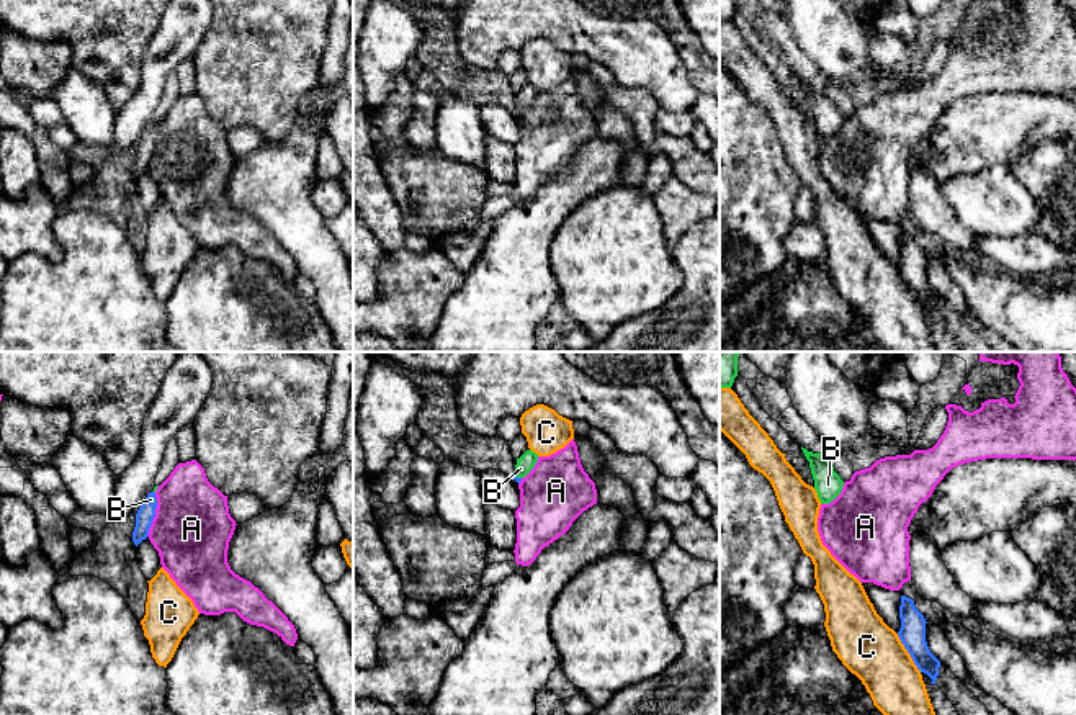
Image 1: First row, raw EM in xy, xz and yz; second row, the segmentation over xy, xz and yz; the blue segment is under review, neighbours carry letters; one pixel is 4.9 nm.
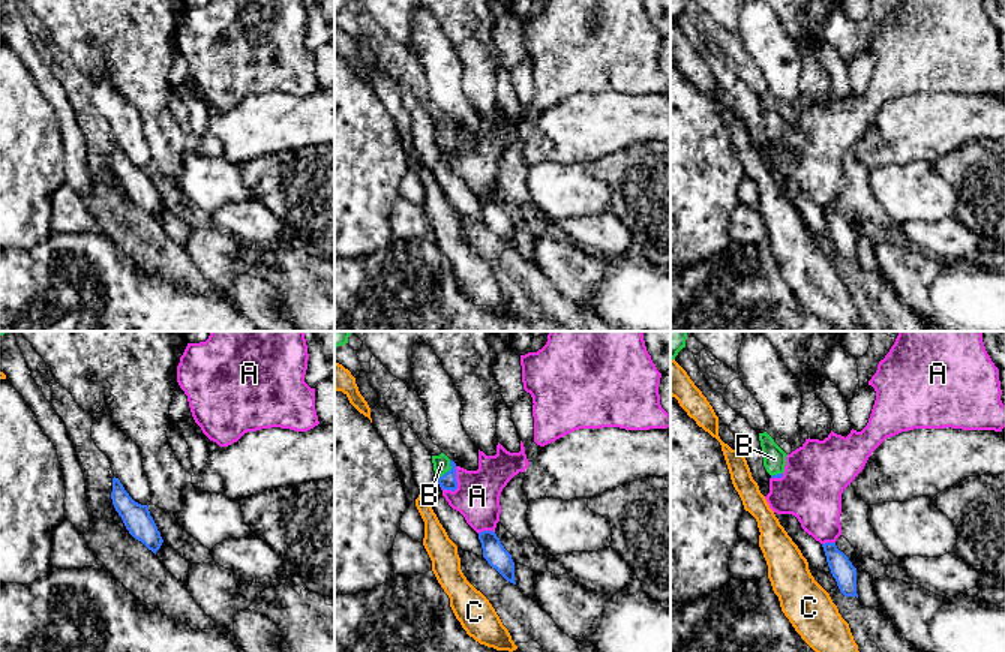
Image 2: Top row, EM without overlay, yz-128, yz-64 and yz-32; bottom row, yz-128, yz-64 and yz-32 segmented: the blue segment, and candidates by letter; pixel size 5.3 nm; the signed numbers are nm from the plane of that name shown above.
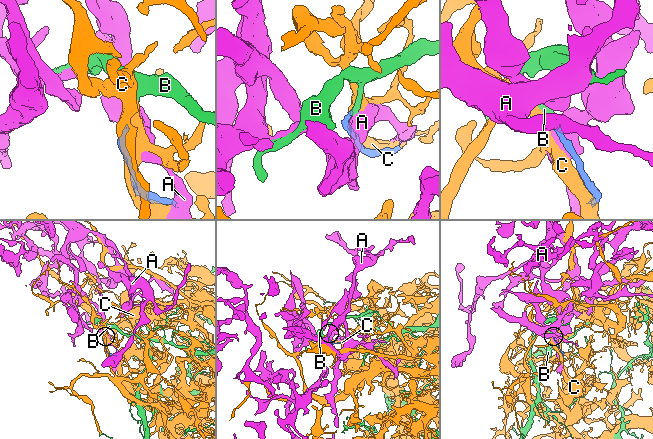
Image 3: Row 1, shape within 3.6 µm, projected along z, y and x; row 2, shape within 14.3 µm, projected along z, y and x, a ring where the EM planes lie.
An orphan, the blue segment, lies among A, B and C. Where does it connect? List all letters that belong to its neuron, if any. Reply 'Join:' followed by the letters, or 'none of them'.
Join: B

